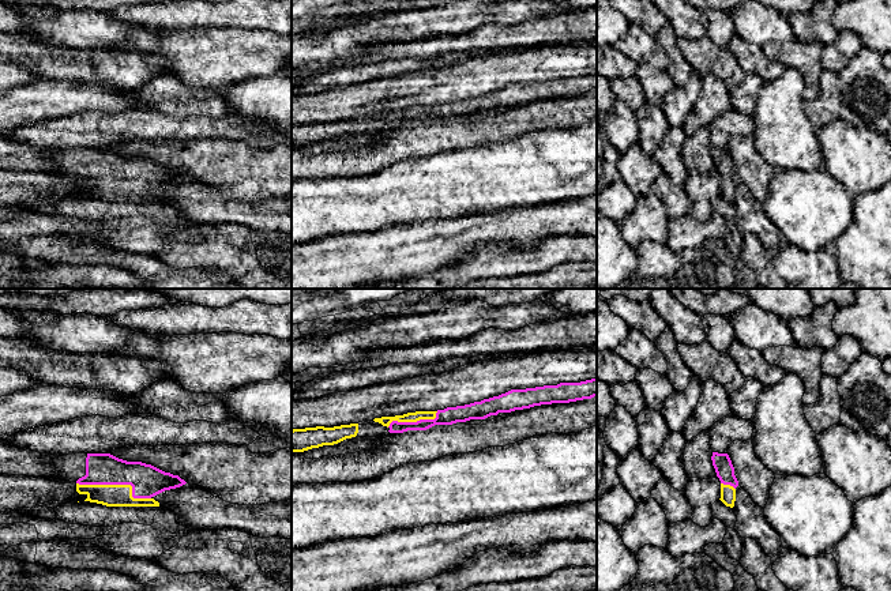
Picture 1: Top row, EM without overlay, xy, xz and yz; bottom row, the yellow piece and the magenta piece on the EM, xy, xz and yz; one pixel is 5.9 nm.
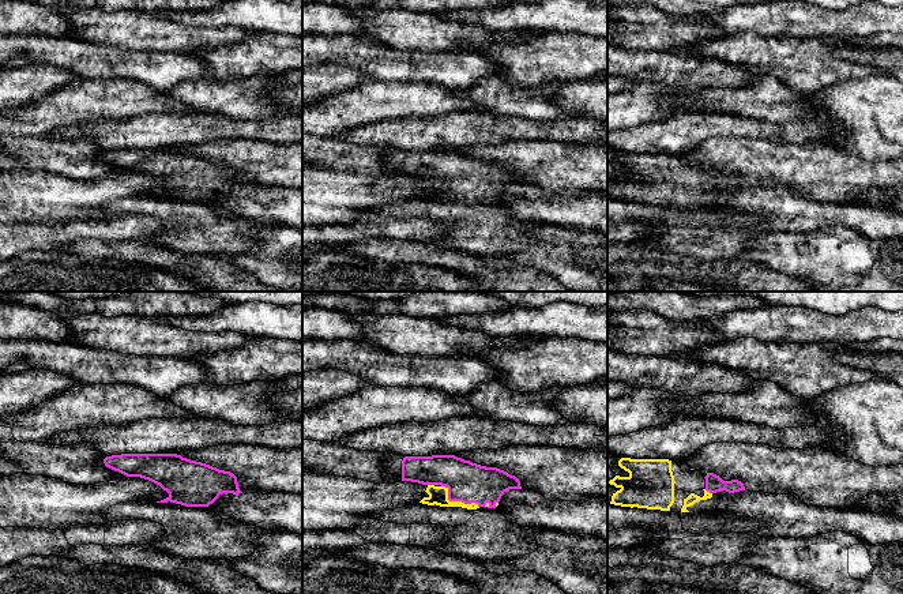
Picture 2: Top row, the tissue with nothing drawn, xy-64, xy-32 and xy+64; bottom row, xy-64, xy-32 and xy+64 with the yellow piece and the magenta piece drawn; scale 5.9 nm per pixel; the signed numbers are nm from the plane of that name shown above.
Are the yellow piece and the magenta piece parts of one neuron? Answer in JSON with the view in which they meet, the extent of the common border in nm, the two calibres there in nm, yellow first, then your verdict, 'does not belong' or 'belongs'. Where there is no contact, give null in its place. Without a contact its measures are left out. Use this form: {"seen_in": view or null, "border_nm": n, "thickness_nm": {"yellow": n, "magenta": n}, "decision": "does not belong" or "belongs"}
{"seen_in": "xy", "border_nm": 460, "thickness_nm": {"yellow": 130, "magenta": 190}, "decision": "belongs"}

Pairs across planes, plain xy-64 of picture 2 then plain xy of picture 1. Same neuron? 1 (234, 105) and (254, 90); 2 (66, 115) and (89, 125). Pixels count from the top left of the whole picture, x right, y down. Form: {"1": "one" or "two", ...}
{"1": "two", "2": "two"}

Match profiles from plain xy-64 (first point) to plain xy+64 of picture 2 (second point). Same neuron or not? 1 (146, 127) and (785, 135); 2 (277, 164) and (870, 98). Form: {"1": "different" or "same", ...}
{"1": "same", "2": "different"}

